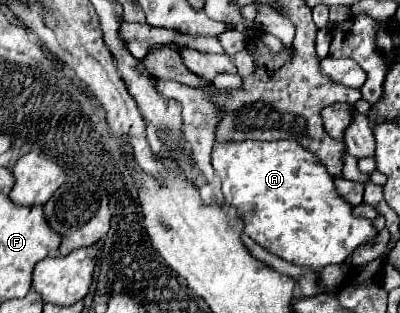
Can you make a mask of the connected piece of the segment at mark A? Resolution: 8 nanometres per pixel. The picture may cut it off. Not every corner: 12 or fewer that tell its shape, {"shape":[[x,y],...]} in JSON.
{"shape":[[216,141],[244,233],[318,271],[378,237],[298,141]]}

